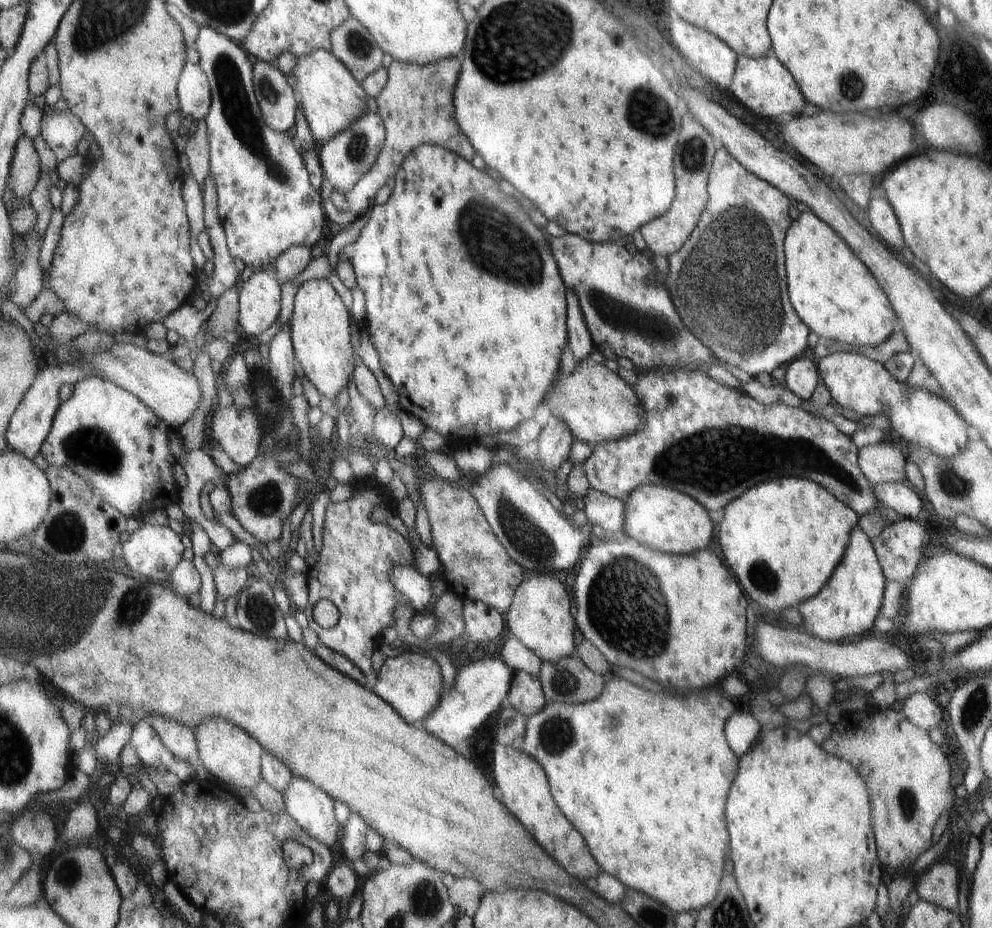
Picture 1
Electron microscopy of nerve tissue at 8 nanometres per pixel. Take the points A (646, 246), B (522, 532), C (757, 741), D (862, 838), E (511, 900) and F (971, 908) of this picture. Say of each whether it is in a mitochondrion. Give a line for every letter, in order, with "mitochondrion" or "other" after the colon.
A: other
B: mitochondrion
C: other
D: other
E: other
F: other

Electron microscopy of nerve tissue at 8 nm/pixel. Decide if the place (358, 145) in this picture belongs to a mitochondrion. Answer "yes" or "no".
yes

